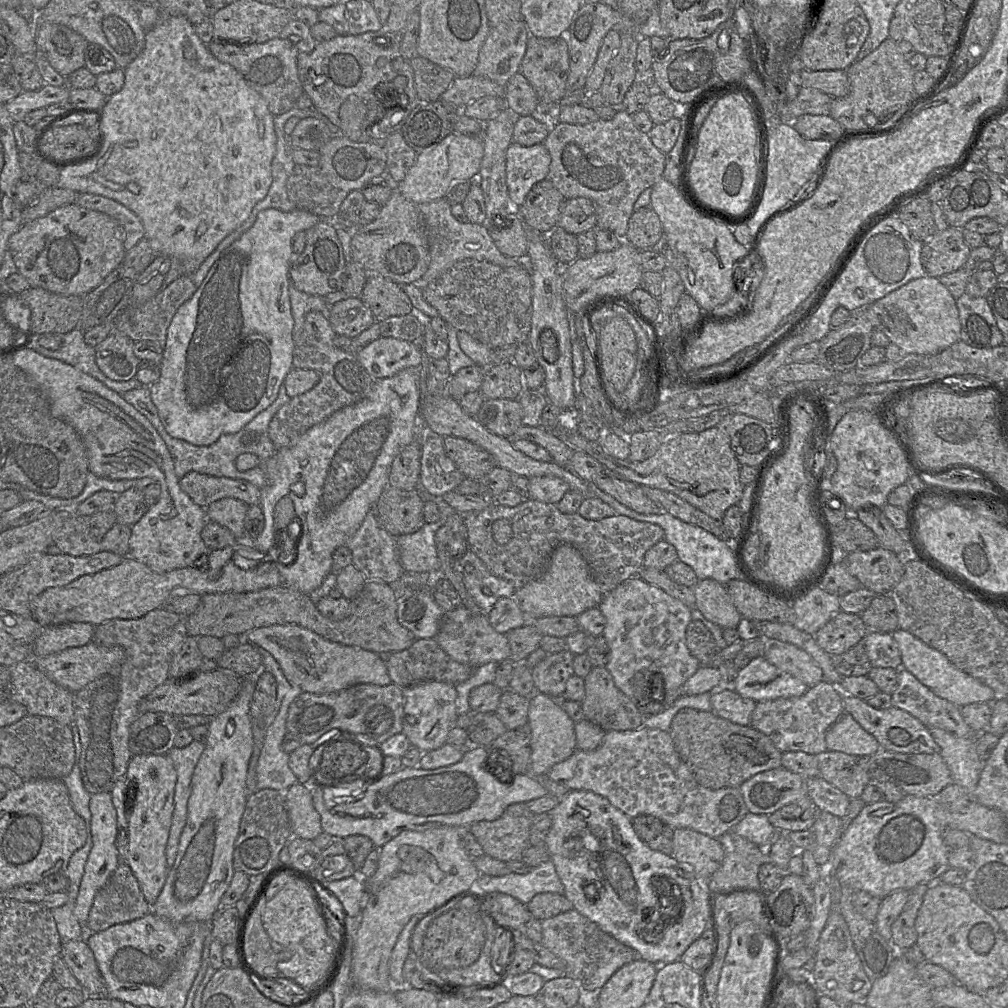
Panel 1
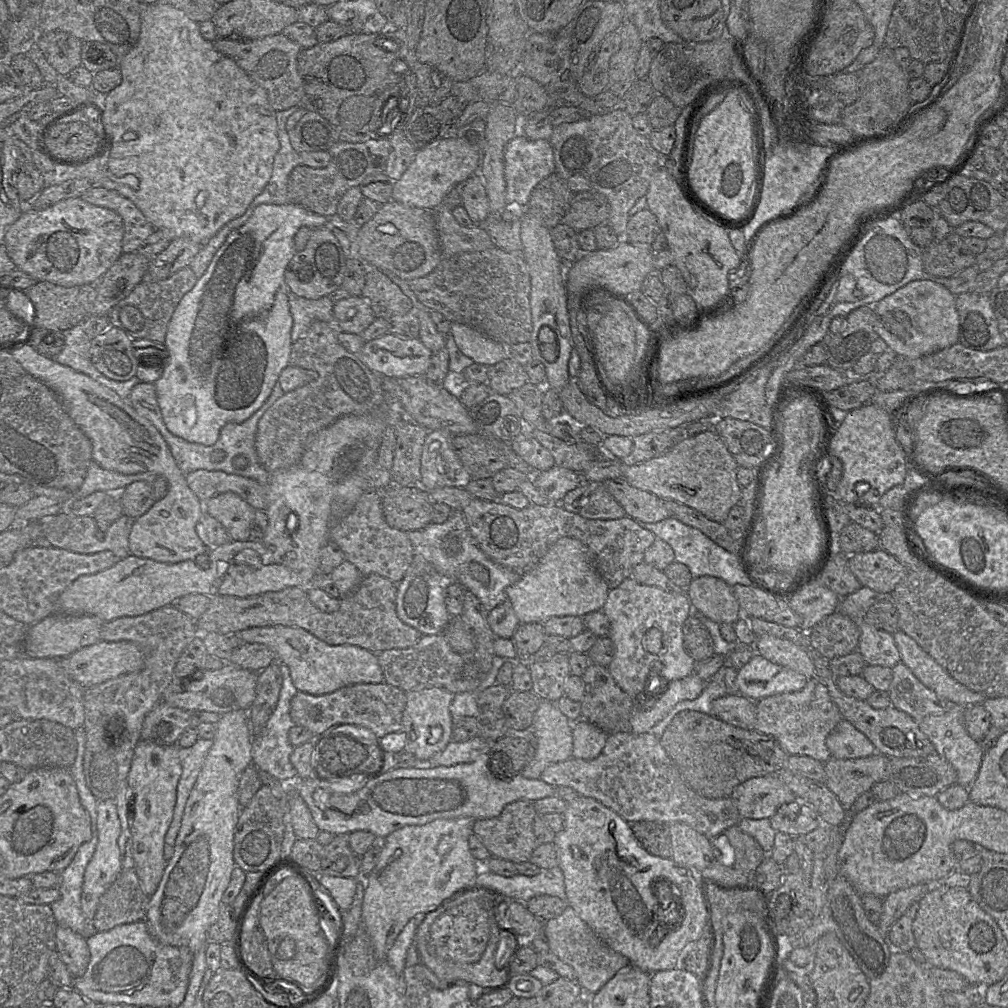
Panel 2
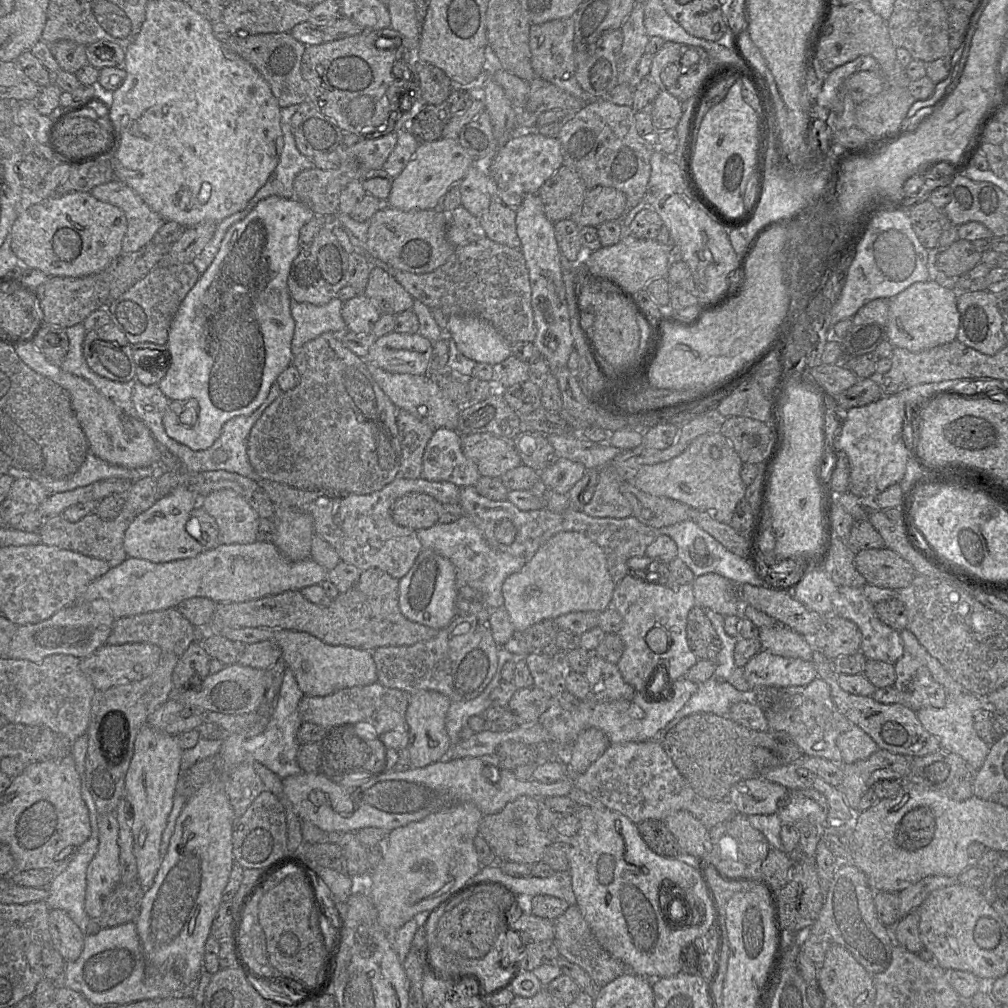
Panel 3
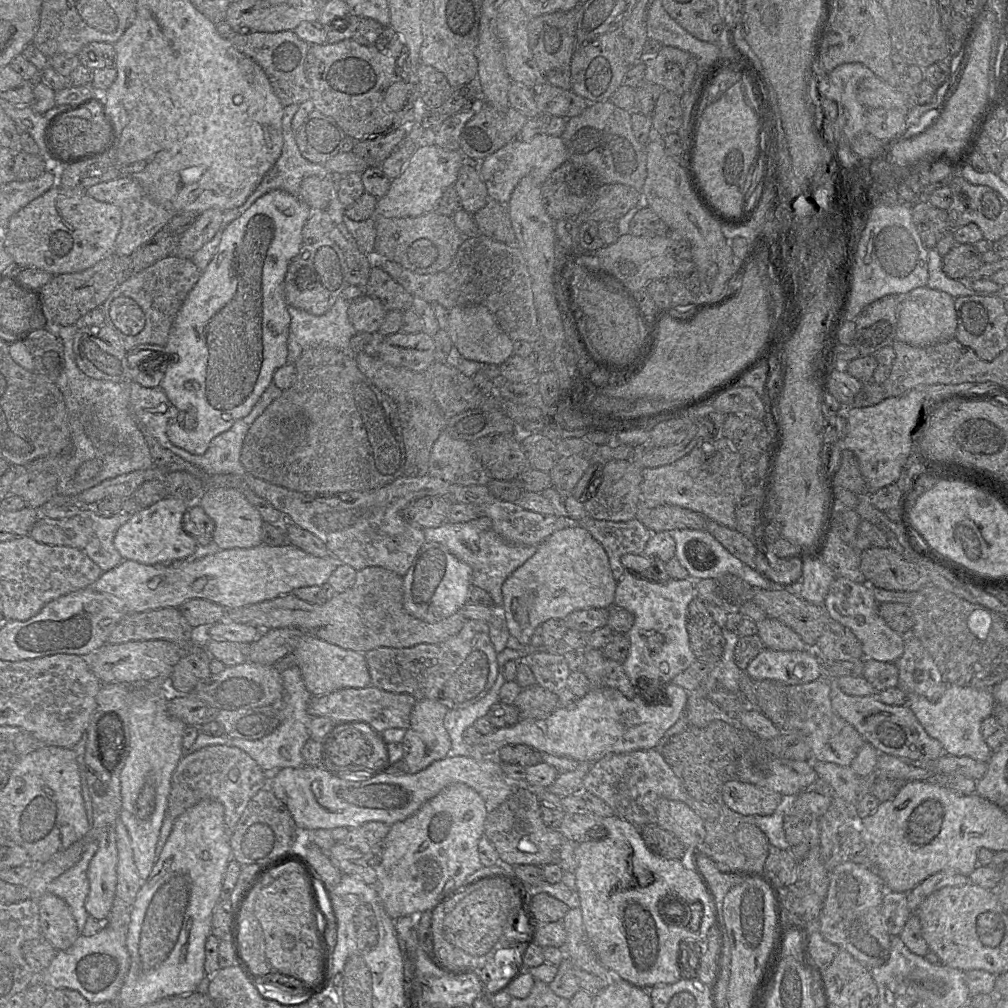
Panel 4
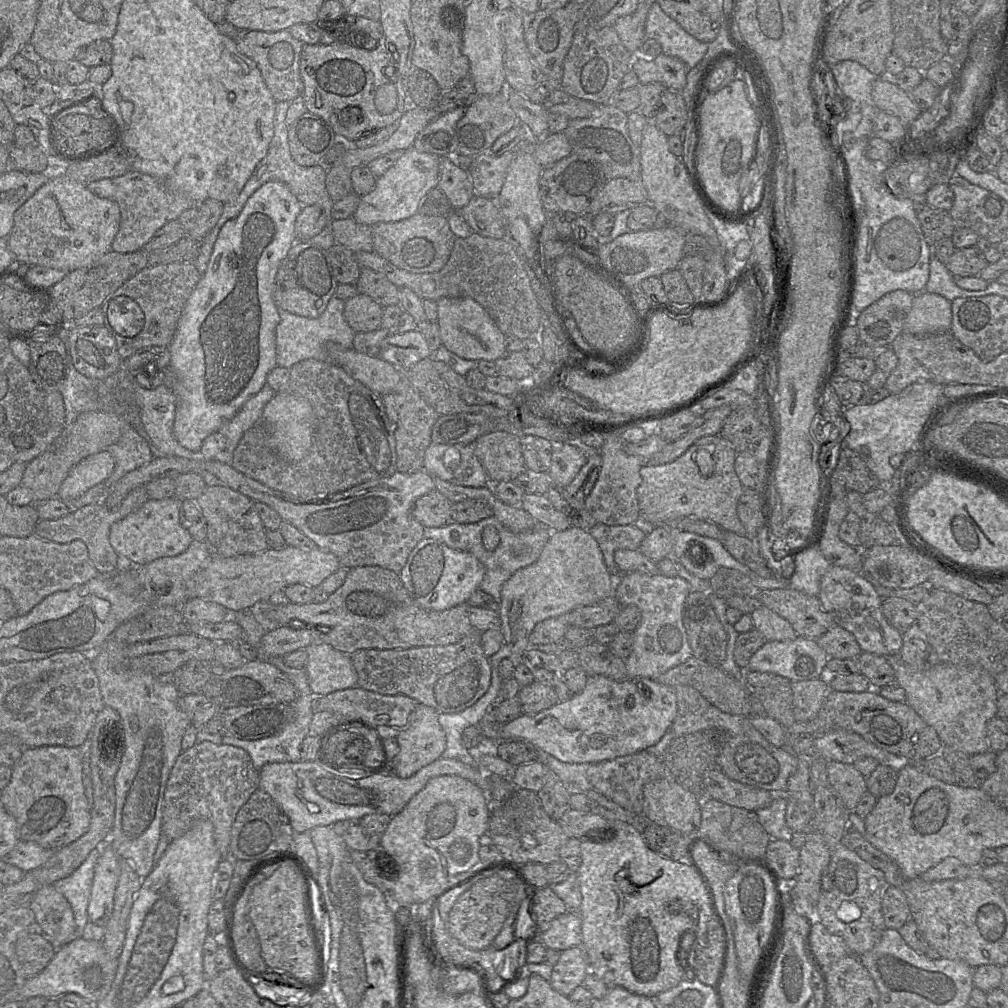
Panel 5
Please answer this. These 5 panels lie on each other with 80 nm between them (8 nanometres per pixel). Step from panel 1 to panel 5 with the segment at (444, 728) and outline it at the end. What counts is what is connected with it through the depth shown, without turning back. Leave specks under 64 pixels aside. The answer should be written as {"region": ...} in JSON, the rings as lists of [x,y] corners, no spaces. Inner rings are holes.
{"region":[[[418,704],[407,726],[400,730],[398,754],[392,759],[392,769],[399,778],[409,778],[421,768],[442,756],[446,736],[438,721],[439,713]]]}

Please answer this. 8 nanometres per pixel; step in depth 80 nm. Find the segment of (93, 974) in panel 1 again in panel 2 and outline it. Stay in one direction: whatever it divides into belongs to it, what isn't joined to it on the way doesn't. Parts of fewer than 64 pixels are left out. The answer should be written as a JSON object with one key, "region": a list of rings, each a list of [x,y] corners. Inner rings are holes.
{"region":[[[57,926],[55,932],[56,949],[61,960],[74,978],[84,975],[90,961],[87,941],[73,930]]]}

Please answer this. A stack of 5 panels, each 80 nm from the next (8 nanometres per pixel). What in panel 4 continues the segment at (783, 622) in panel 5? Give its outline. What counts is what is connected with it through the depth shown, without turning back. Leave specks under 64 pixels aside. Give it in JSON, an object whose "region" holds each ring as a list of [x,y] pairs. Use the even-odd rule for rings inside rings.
{"region":[[[766,617],[756,622],[758,636],[767,648],[773,650],[793,651],[808,648],[801,637],[781,621]]]}

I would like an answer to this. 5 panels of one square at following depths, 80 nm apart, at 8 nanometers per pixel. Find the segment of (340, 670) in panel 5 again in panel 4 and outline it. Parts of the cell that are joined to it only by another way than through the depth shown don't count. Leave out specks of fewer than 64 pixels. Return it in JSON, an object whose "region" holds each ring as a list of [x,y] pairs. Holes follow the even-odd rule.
{"region":[[[302,633],[293,654],[305,687],[312,696],[321,696],[343,688],[364,688],[371,683],[364,653],[346,650],[314,635]]]}

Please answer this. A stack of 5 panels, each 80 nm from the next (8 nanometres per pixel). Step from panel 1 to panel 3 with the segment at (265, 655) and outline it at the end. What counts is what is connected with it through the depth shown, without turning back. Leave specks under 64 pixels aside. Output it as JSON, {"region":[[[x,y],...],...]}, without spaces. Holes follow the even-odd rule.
{"region":[[[287,667],[266,729],[243,741],[243,747],[249,753],[250,758],[266,766],[281,779],[302,772],[297,764],[296,754],[300,747],[297,732],[303,723],[299,715],[298,704],[303,695],[293,672]]]}

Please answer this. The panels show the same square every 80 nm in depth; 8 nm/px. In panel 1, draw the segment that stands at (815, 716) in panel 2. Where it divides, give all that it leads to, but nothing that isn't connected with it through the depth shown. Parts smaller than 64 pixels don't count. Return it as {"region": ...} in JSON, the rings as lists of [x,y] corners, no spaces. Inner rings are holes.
{"region":[[[822,680],[800,696],[756,701],[750,725],[767,735],[782,753],[817,755],[827,751],[826,732],[843,713],[843,692],[837,685]]]}

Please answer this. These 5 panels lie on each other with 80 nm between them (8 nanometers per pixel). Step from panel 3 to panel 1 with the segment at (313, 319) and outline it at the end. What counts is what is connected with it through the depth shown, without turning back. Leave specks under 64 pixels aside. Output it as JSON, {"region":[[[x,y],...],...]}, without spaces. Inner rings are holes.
{"region":[[[289,278],[291,313],[294,319],[293,340],[297,342],[302,333],[306,315],[311,311],[327,313],[329,306],[323,297],[310,295],[295,288]]]}

